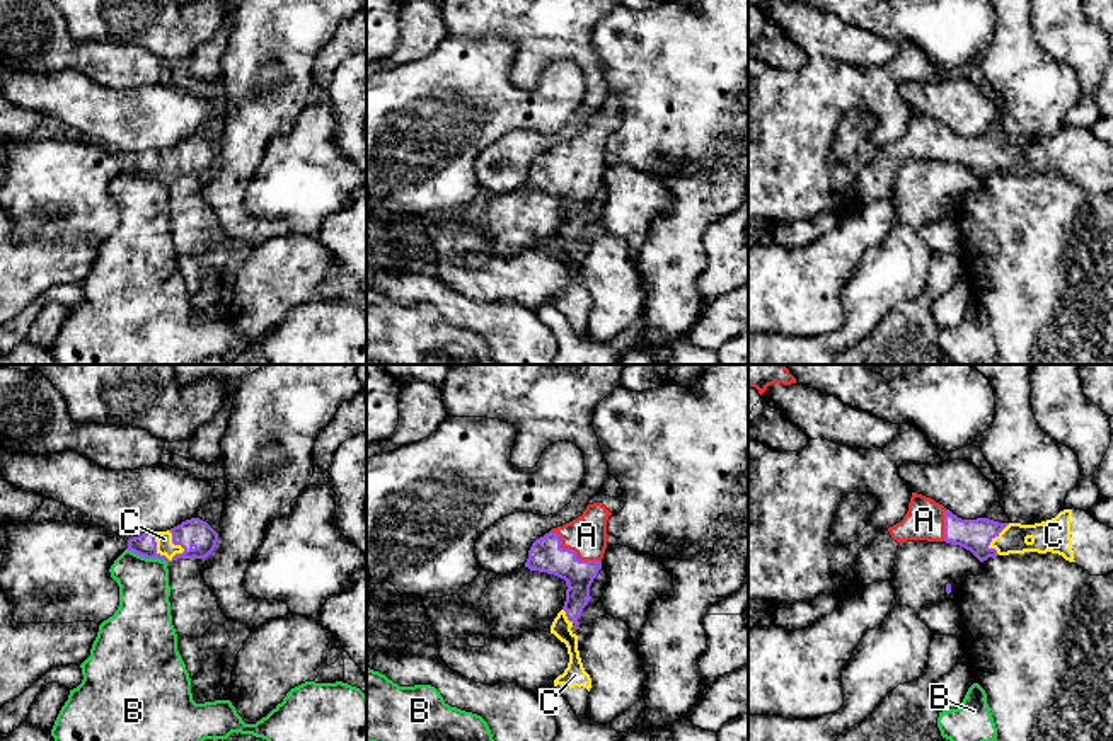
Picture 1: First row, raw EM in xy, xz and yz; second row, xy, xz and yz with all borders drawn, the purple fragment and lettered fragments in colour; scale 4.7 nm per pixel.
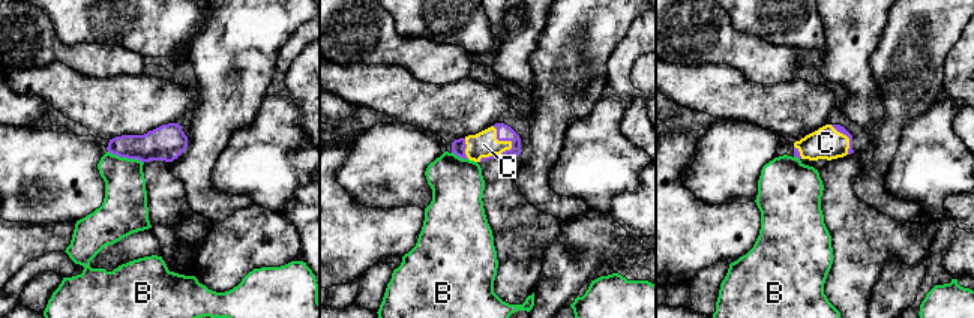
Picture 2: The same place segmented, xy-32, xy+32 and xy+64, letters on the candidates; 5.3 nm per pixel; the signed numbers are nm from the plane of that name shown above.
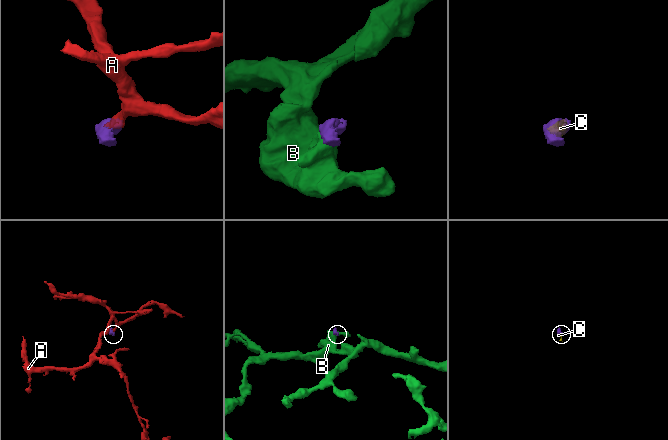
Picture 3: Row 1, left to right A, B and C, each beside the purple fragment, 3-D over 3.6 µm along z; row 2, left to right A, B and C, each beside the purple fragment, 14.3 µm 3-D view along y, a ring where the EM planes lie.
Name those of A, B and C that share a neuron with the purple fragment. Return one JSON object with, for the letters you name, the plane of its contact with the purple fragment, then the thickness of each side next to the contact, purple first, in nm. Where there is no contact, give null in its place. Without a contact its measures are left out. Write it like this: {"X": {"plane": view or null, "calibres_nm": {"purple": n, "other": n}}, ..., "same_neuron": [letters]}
{"A": {"plane": "xz", "calibres_nm": {"purple": 160, "other": 190}}, "C": {"plane": "xy", "calibres_nm": {"purple": 140, "other": 80}}, "same_neuron": ["A", "C"]}

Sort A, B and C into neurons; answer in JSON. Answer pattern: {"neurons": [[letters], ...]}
{"neurons": [["A", "C"], ["B"]]}

